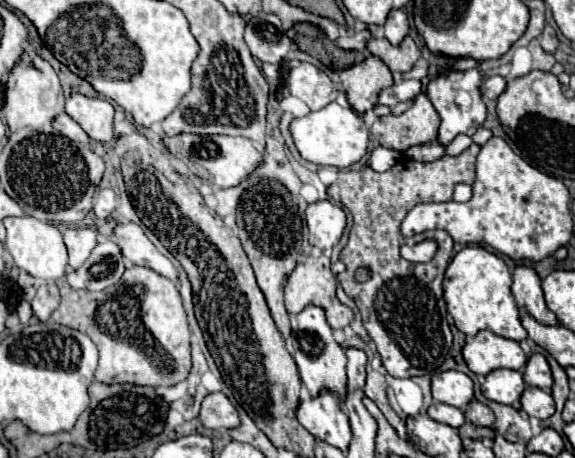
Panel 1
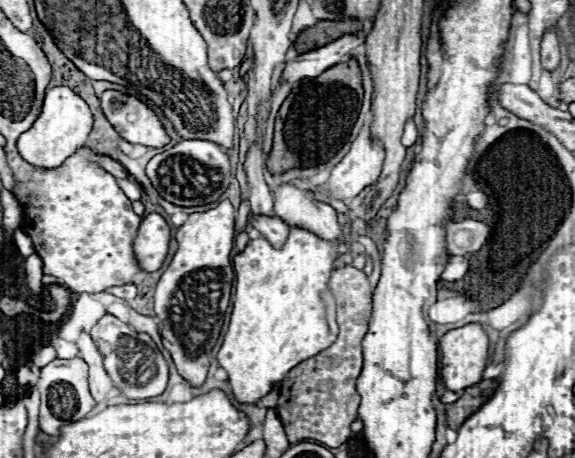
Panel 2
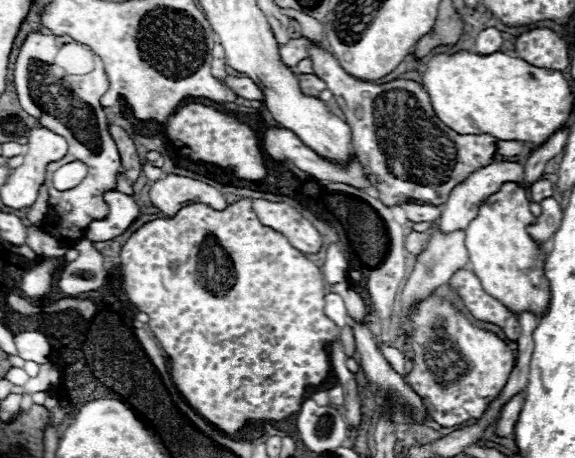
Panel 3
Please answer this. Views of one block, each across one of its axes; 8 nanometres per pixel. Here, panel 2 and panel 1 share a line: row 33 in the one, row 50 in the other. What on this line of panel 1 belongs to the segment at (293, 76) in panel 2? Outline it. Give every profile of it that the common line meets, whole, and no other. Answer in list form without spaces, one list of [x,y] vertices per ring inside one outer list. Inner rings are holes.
[[[360,30],[360,32],[348,32],[348,34],[342,34],[336,44],[344,50],[360,50],[364,52],[366,50],[366,42],[370,40],[370,32],[368,30]]]

